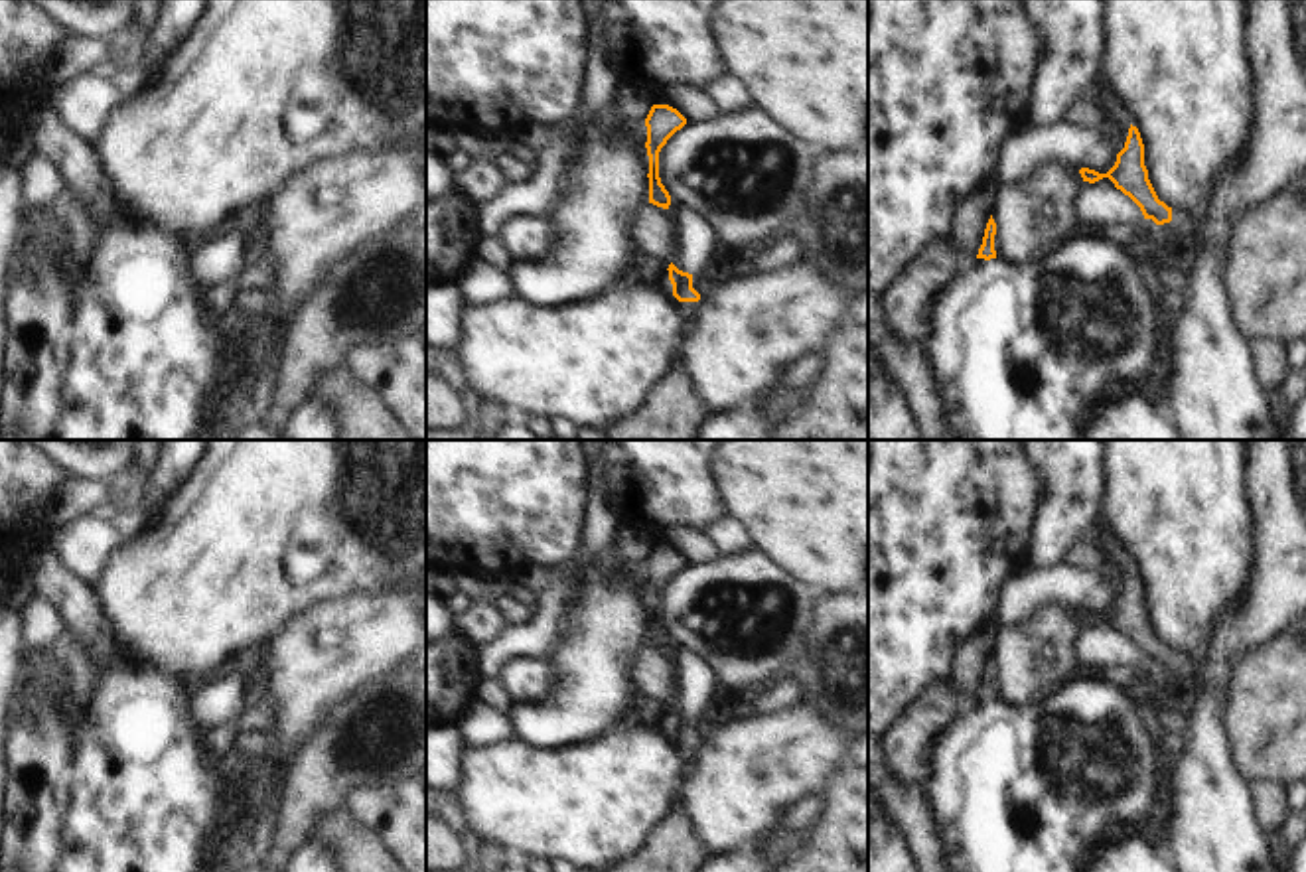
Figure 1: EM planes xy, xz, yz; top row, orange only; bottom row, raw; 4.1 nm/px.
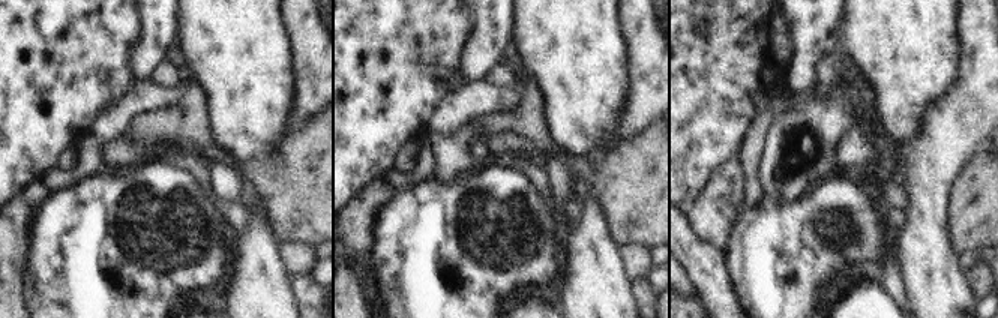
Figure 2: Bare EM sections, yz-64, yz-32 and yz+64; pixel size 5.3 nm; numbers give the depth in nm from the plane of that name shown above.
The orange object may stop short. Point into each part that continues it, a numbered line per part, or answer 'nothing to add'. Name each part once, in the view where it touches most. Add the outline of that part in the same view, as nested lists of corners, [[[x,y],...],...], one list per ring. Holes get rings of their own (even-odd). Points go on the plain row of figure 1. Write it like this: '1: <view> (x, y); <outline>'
1: yz (1184, 669); [[[1172,651],[1172,663],[1164,665],[1180,689],[1197,681],[1197,661],[1194,657]]]

